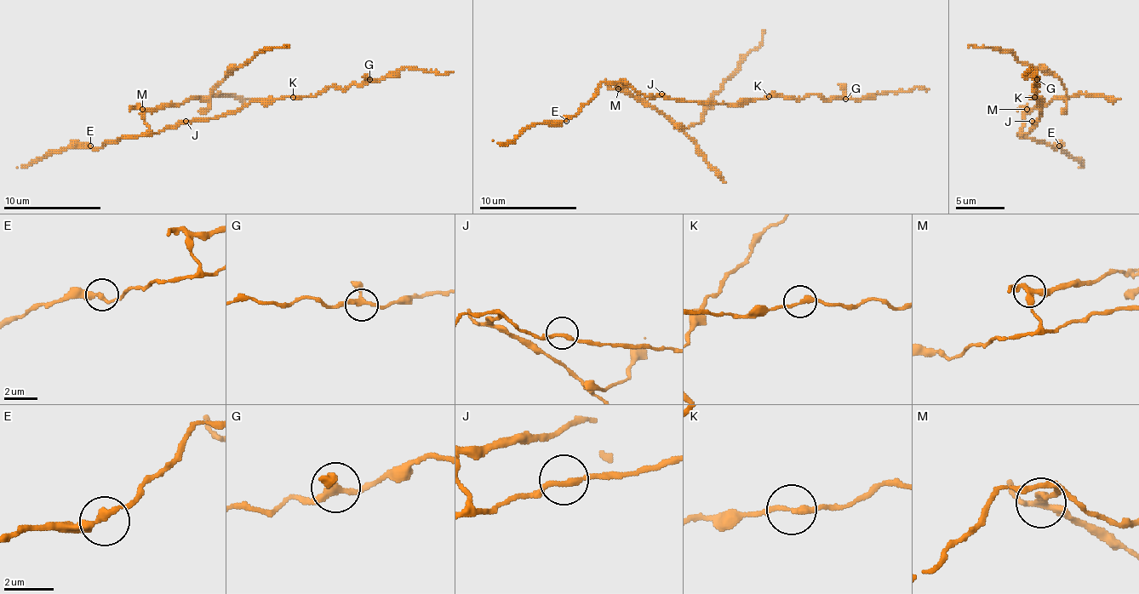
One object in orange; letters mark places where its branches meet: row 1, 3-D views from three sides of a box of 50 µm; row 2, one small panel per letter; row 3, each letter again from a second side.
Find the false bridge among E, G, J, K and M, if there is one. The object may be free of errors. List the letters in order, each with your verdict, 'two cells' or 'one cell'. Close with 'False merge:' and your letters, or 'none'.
E: one cell
G: one cell
J: one cell
K: one cell
M: two cells
False merge: M

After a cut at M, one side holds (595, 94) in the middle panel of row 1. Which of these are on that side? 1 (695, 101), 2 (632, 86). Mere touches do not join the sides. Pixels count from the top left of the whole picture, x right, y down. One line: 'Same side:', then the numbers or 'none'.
Same side: 1, 2

